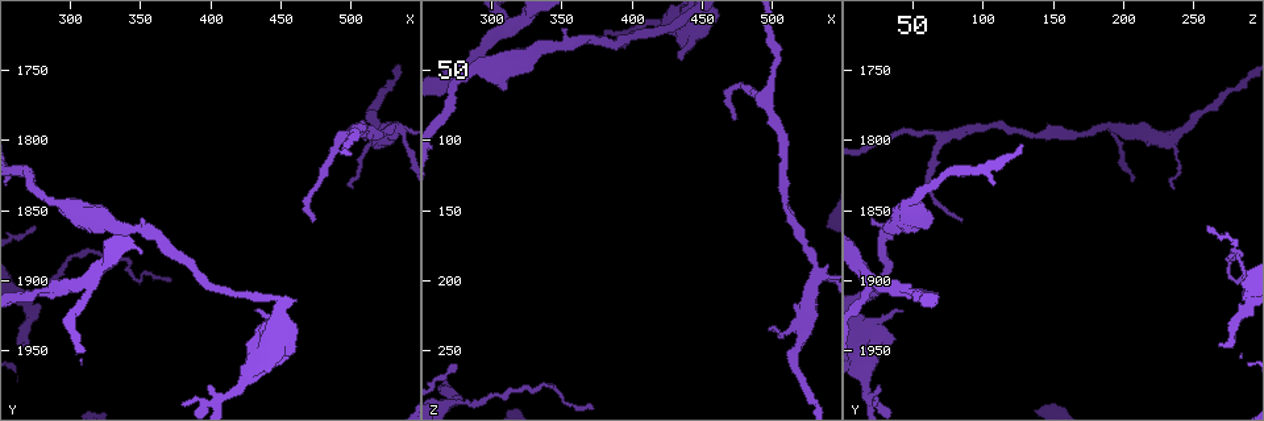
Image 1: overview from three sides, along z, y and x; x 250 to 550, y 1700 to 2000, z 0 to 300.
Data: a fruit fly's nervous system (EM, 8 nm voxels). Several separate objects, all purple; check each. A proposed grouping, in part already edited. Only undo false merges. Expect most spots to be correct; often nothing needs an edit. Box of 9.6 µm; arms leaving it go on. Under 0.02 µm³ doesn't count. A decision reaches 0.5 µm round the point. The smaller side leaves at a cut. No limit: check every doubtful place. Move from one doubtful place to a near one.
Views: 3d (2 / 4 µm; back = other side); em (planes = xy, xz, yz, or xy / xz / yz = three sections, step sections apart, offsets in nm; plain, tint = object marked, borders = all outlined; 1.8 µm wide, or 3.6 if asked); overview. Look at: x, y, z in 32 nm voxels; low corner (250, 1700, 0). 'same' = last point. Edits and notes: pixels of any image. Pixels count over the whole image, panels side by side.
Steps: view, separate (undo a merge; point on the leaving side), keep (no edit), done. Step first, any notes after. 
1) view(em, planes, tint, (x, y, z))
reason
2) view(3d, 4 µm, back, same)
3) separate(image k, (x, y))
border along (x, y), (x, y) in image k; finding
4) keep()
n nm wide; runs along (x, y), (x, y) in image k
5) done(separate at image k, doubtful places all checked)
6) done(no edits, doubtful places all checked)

view(3d, 2 µm, (274, 1920, 286))
sharp bend

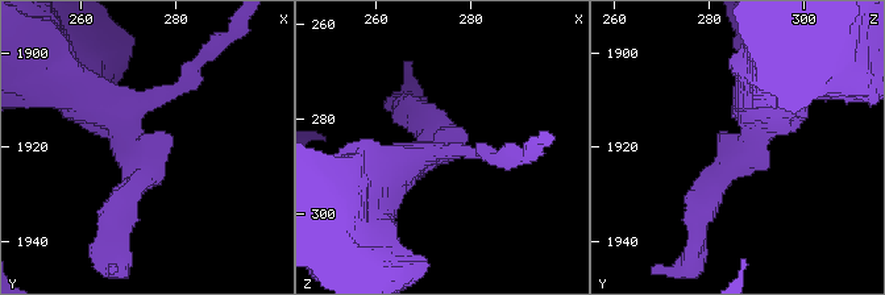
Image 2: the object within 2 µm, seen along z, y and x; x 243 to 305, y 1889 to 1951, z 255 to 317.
view(em, planes, plain, (273, 1922, 285))

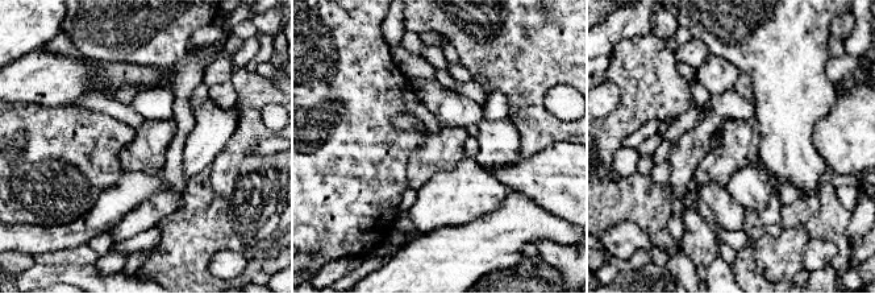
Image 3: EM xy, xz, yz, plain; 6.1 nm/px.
view(em, planes, tint, same)
with the object marked

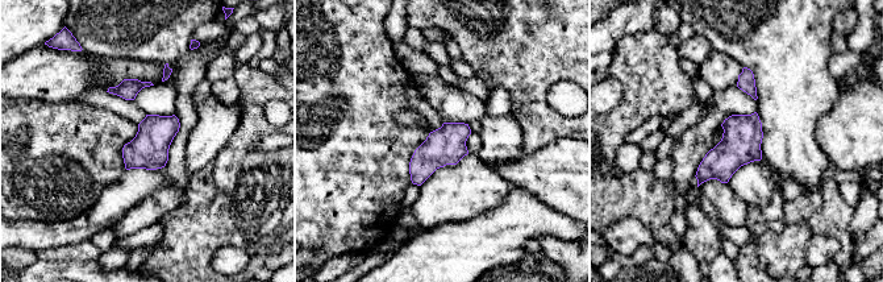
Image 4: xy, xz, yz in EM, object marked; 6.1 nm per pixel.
keep()
continuous, no second neuron

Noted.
view(em, 3.6 µm, planes, tint, (498, 1794, 74))
branch point

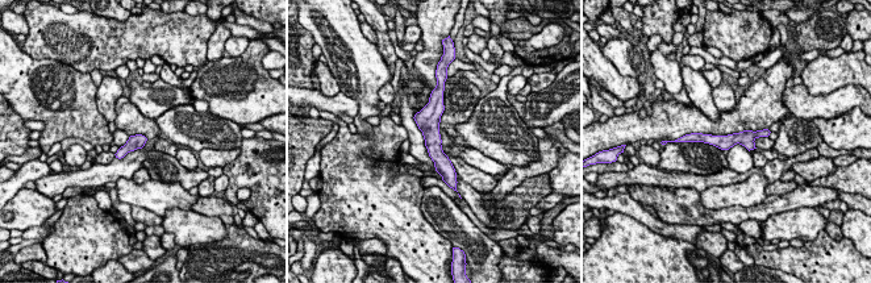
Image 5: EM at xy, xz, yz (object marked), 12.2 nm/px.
keep()
170 nm wide; runs along (433, 99), (432, 140), (446, 173) in image 5; continuous, no second neuron

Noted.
view(em, xz, step 16, tint, (530, 1790, 196))
thin neck

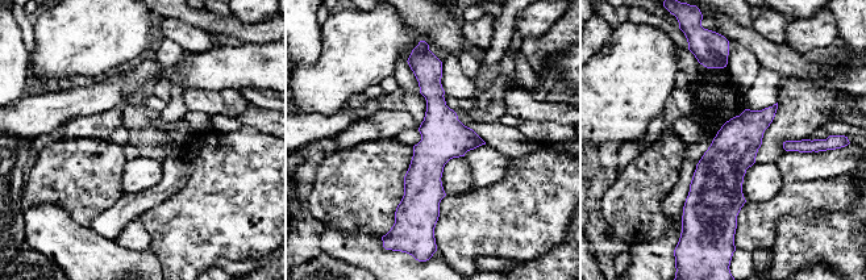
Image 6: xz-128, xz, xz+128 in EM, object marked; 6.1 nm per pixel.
keep()
runs along (427, 58), (434, 96), (434, 216) in image 6; one neuron here

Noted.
done(no edits, doubtful places all checked)

